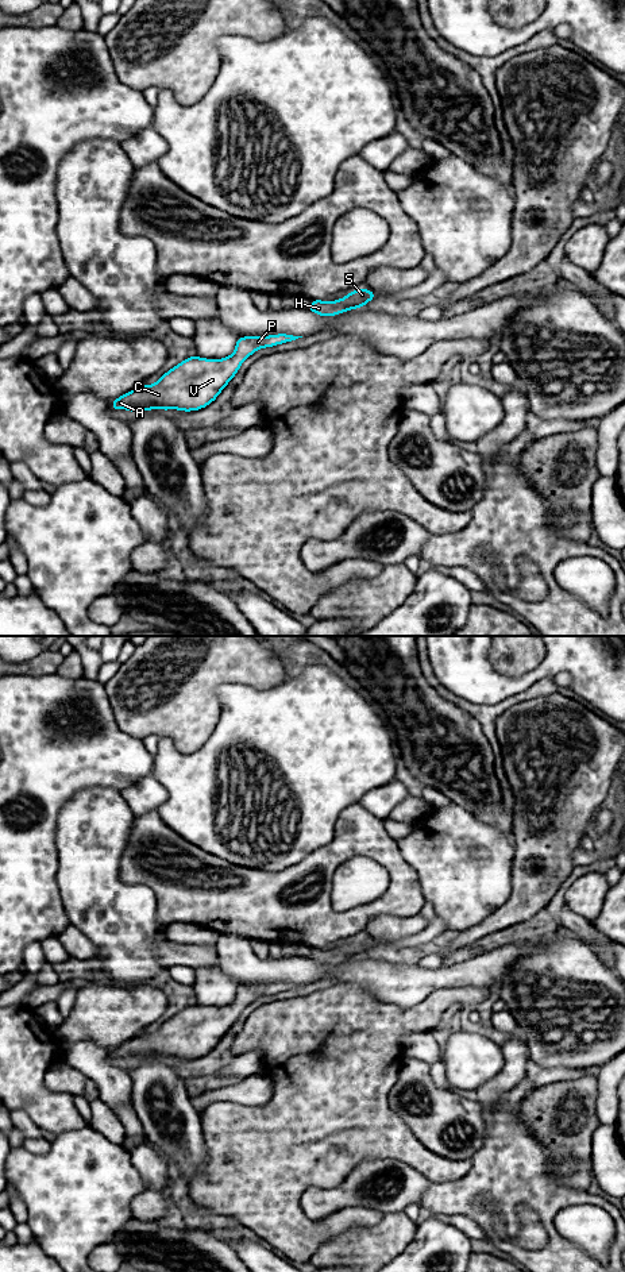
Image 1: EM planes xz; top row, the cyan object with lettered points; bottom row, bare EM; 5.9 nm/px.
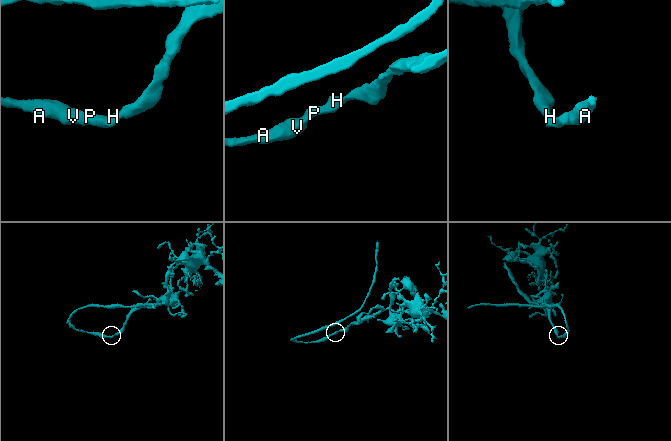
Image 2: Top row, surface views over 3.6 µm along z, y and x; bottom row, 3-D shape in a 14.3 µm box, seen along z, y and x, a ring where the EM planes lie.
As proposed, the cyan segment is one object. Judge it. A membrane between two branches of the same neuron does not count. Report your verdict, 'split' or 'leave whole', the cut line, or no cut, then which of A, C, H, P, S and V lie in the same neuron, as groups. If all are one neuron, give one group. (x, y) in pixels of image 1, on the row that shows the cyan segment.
leave whole; cut none; groups A C H P S V

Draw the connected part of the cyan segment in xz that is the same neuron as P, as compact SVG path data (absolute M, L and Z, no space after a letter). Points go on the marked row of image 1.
M278 334L270 336L236 338L236 348L224 359L189 356L155 383L136 389L111 401L113 410L130 409L132 413L150 409L180 409L185 412L205 408L239 371L246 358L263 347L273 347L302 336Z

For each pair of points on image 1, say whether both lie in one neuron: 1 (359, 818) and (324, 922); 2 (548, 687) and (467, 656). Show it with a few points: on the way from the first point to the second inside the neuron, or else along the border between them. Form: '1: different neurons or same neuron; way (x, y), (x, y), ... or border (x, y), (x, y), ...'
1: same neuron; way (330, 856), (274, 893), (286, 909)
2: different neurons; border (551, 675), (540, 678), (508, 698)

